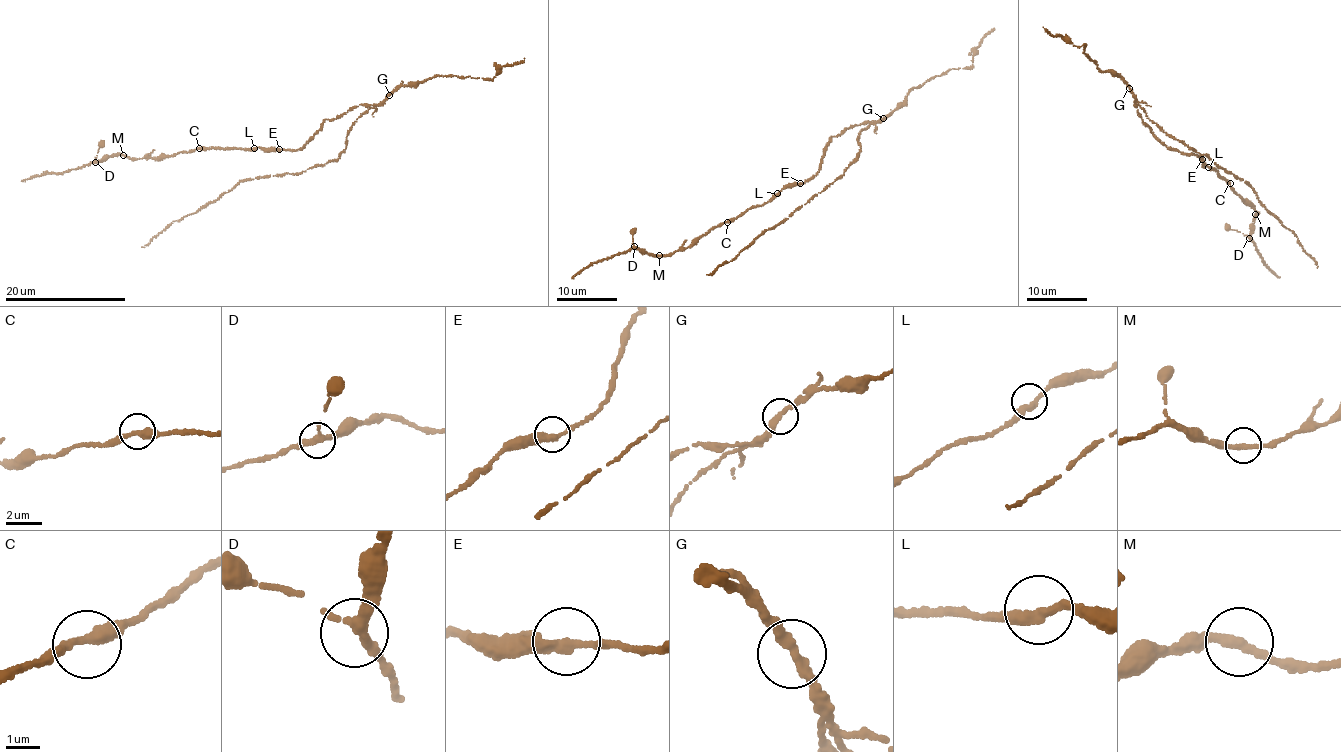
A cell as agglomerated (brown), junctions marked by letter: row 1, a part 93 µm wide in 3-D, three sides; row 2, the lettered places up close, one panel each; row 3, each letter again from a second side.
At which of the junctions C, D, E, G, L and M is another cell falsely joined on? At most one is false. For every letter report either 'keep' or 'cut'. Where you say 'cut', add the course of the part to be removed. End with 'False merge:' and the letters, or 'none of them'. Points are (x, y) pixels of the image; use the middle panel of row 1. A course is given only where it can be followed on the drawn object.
C: keep
D: keep
E: keep
G: cut; course (884, 119), (860, 131), (857, 159), (844, 174), (718, 266), (714, 273), (707, 274)
L: keep
M: keep
False merge: G

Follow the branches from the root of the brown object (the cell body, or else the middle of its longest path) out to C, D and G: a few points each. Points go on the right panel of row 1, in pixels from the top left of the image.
C: (1151, 130), (1166, 147), (1202, 158), (1203, 167), (1217, 171), (1217, 176), (1230, 183)
D: (1151, 130), (1166, 147), (1202, 158), (1203, 167), (1217, 171), (1234, 193), (1253, 204), (1257, 213), (1249, 238)
G: (1151, 130), (1142, 121), (1129, 88)

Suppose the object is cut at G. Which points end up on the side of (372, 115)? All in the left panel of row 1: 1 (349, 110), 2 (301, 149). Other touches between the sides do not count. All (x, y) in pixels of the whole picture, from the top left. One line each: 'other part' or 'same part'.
1: other part
2: other part

